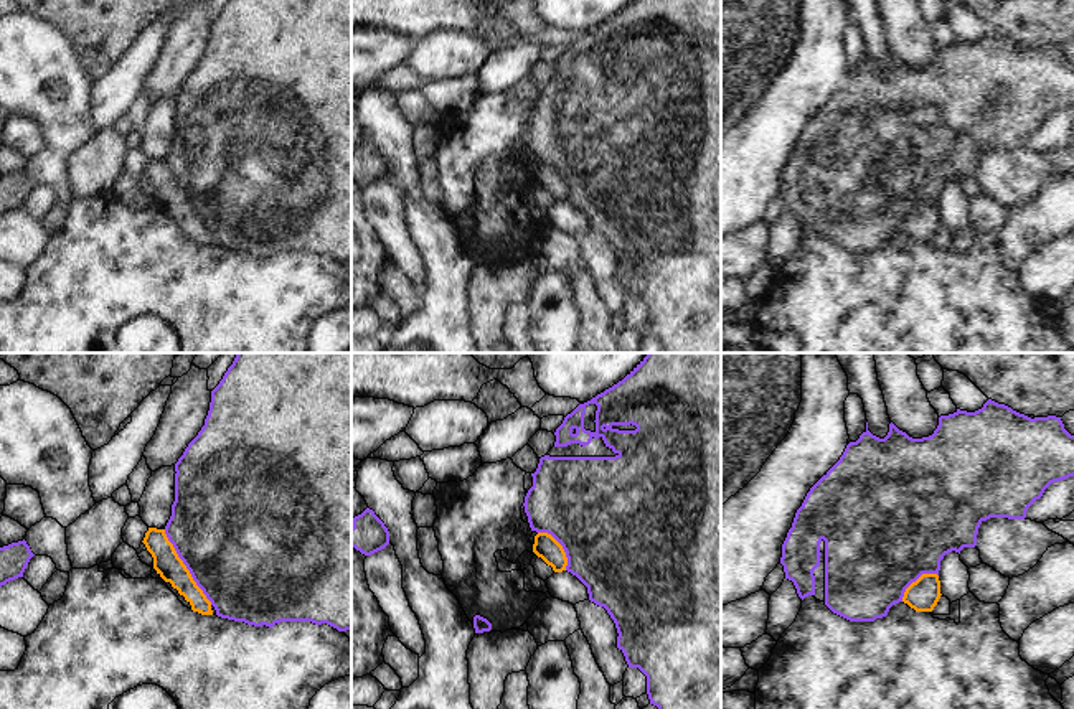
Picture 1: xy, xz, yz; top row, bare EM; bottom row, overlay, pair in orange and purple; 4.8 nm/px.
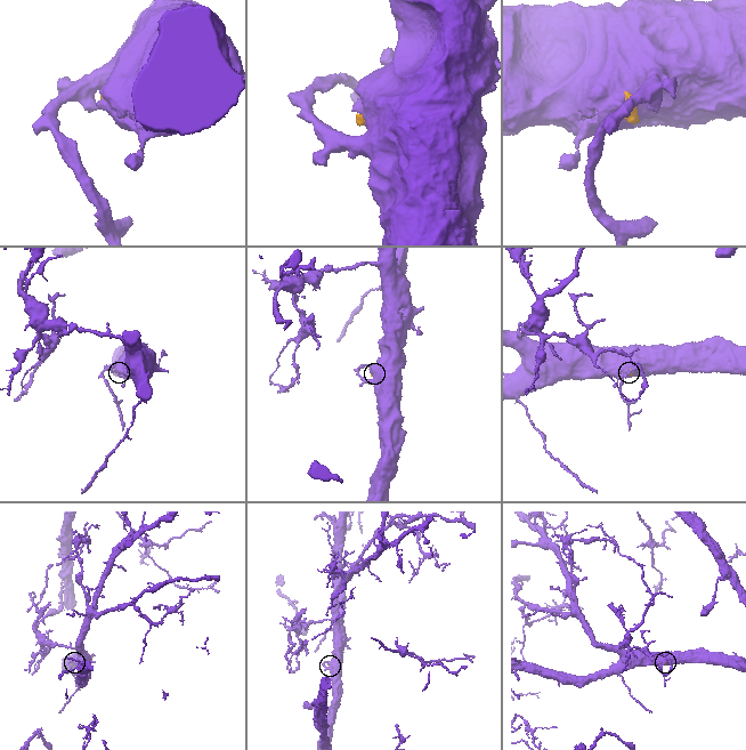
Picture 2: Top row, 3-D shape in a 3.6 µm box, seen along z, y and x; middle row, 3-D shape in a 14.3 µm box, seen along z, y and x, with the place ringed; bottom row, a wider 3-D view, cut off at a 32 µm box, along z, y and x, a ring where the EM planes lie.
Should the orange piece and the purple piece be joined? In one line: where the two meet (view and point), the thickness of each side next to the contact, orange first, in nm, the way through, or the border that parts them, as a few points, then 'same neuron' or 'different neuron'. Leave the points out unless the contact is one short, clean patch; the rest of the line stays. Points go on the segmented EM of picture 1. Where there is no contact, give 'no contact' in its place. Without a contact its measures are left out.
meets orange in xy at (185, 568); 130 nm thick on the orange side, 480 nm on the other; runs through xy (167, 563), (185, 568), (225, 535); same neuron

